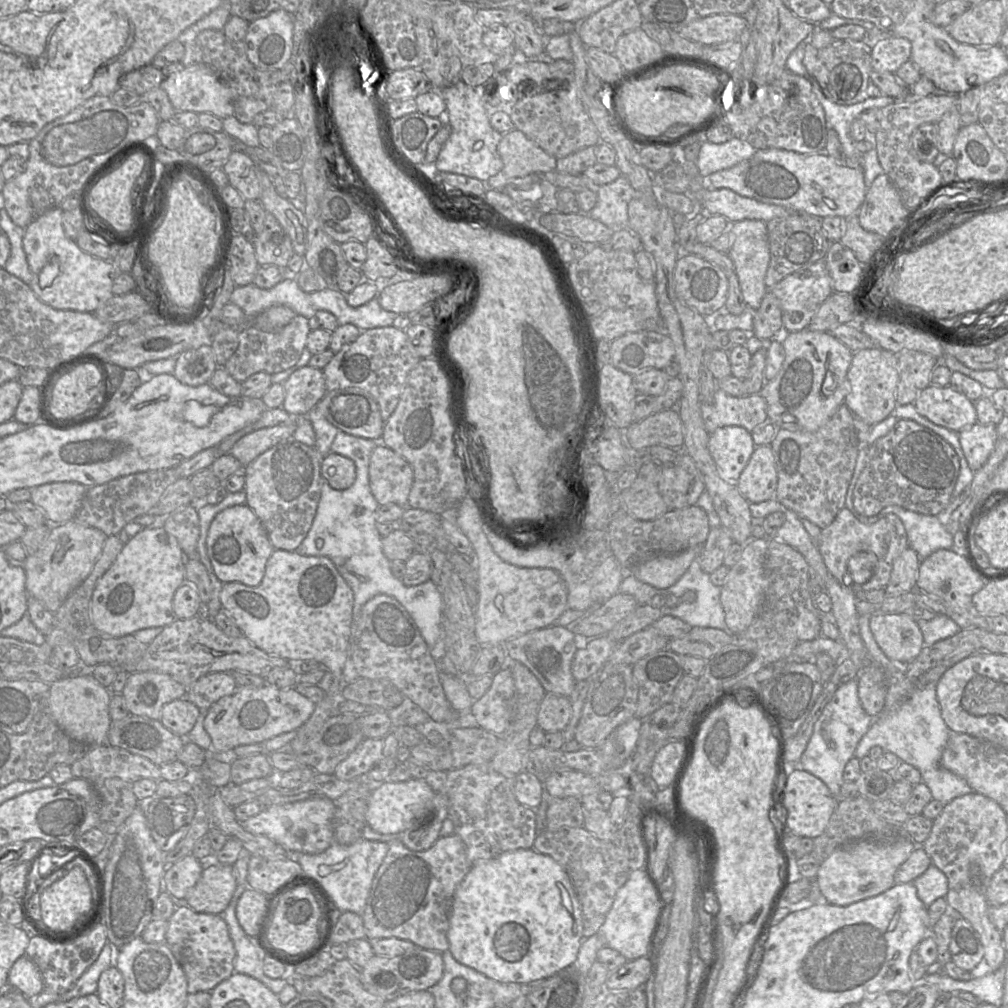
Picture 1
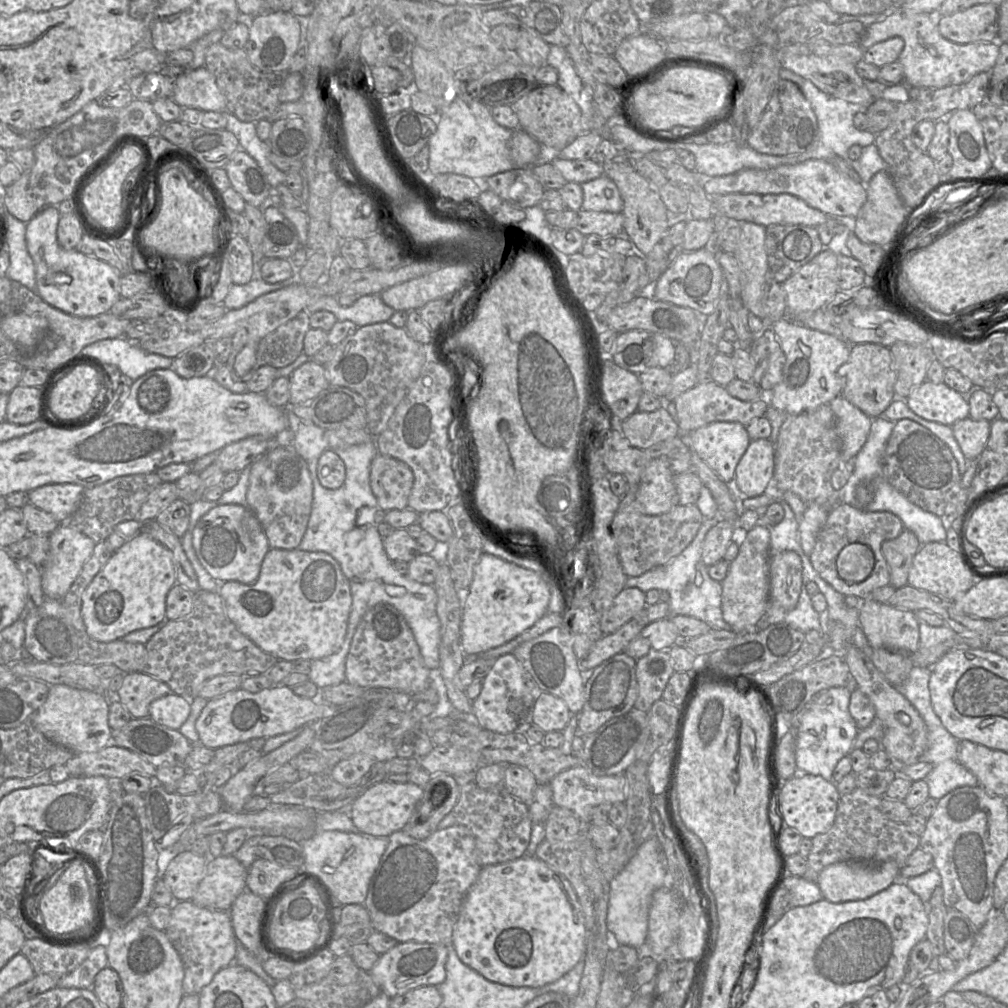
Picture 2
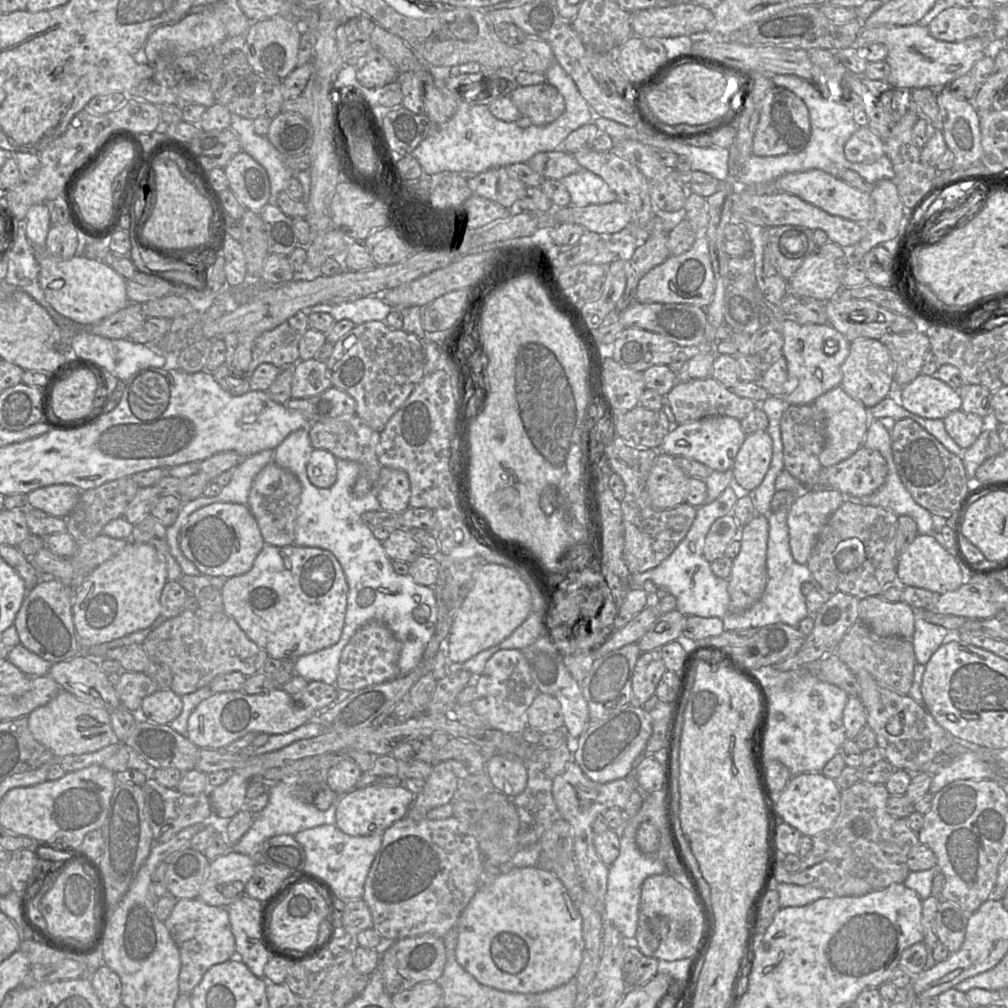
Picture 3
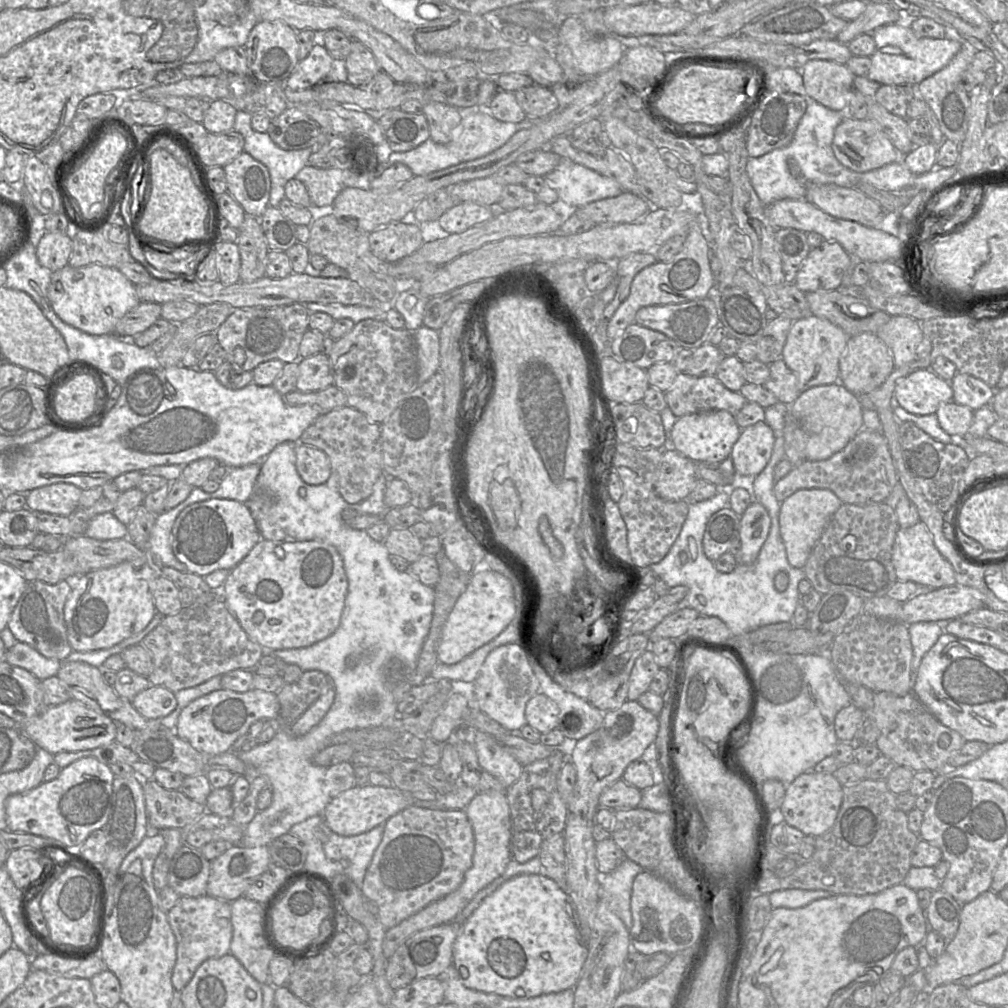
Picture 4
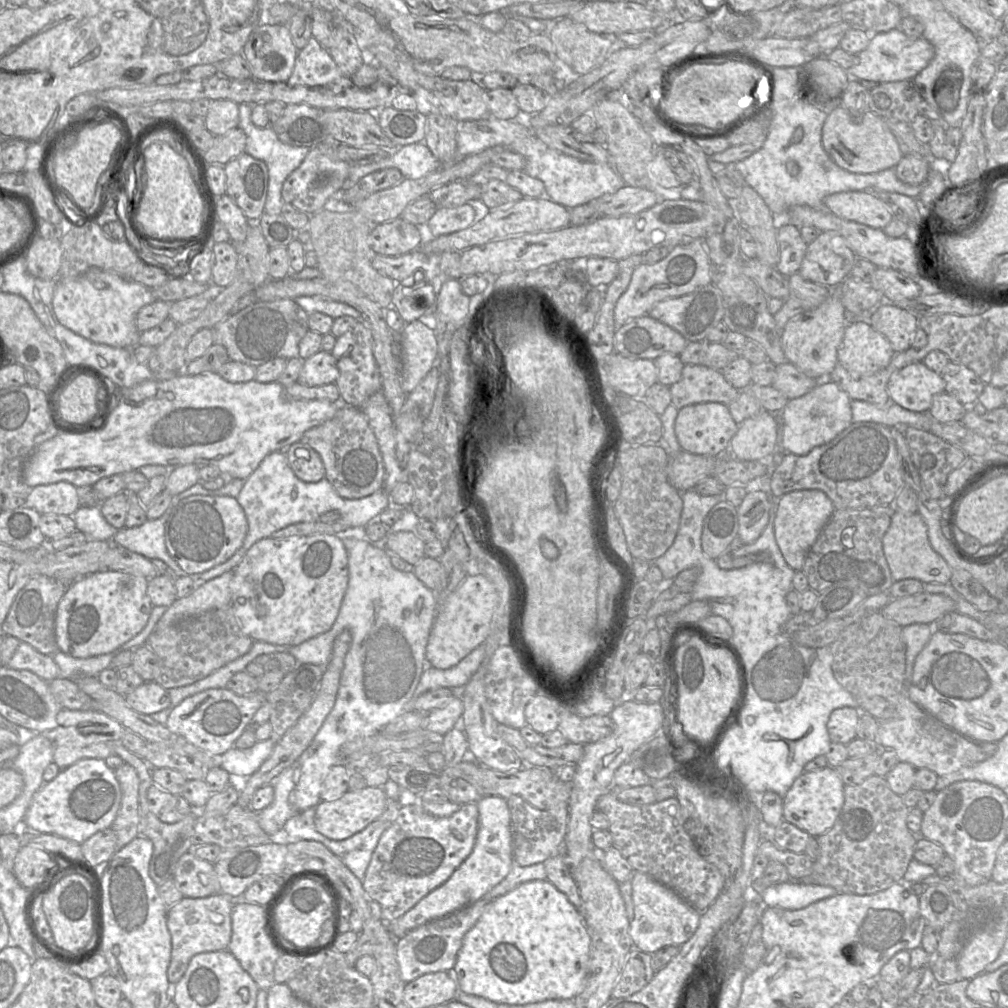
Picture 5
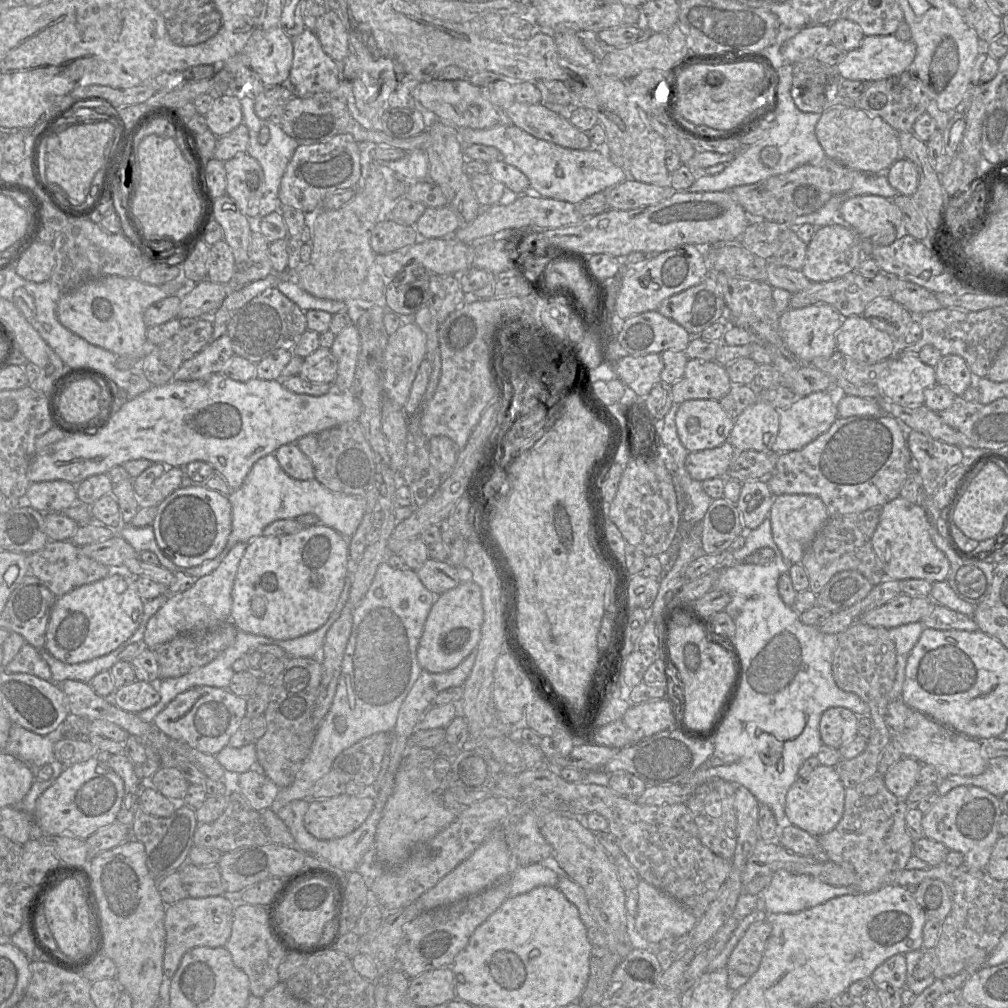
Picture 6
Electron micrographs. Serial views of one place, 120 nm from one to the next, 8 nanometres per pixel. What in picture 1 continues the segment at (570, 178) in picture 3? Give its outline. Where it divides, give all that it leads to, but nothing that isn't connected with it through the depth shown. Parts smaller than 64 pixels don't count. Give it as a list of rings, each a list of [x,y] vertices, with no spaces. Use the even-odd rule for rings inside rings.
[[[620,175],[613,182],[598,186],[595,192],[597,202],[589,216],[613,230],[627,227],[628,204],[637,196],[628,179]]]

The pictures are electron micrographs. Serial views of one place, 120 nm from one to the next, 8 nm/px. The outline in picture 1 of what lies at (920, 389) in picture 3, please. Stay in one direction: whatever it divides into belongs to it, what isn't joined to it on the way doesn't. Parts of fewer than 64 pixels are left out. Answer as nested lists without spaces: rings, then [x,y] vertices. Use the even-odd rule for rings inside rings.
[[[930,384],[918,394],[914,405],[922,416],[956,432],[977,422],[975,402],[950,385]]]

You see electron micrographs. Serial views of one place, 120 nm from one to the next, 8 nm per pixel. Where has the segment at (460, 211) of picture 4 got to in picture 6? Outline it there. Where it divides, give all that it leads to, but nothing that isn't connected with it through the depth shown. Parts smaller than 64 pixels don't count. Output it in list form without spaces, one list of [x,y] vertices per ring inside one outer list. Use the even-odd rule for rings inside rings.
[[[448,206],[428,208],[412,225],[425,239],[452,236],[460,227],[459,216]]]

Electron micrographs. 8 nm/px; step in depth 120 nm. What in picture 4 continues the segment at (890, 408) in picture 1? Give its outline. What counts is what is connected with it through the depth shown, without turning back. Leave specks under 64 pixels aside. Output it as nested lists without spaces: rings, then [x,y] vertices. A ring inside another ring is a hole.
[[[875,332],[849,336],[839,360],[839,381],[852,393],[866,396],[894,370],[893,356]]]

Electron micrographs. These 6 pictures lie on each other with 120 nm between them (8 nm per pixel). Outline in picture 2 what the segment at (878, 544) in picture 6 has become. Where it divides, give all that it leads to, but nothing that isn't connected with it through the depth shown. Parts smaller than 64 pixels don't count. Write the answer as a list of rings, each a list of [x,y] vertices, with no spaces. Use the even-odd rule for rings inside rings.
[[[945,542],[921,545],[913,558],[908,575],[908,585],[951,601],[967,592],[977,581],[978,579],[967,568],[960,553],[952,550]]]

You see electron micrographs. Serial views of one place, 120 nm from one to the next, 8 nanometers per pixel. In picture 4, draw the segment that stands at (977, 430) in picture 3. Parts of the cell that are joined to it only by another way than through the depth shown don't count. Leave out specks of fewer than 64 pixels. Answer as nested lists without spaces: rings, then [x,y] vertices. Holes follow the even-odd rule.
[[[951,400],[941,403],[935,414],[942,429],[954,438],[962,438],[967,435],[973,413],[970,407]]]

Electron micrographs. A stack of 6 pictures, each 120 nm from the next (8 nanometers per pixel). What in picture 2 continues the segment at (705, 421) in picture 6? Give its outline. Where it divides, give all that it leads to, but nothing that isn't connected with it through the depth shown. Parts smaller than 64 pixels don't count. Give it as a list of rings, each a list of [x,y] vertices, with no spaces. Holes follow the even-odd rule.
[[[713,422],[690,433],[681,433],[679,436],[659,442],[644,449],[644,452],[649,459],[654,459],[660,456],[667,456],[674,449],[691,448],[709,465],[721,480],[728,483],[734,479],[736,466],[747,450],[750,441],[746,426],[741,423]]]

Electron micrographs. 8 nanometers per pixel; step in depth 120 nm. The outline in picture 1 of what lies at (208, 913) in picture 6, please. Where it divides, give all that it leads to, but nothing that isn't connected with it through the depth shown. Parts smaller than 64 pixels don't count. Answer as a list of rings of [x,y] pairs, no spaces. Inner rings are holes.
[[[188,905],[178,907],[168,921],[165,943],[186,975],[188,994],[211,992],[235,972],[236,952],[221,915],[198,913]]]

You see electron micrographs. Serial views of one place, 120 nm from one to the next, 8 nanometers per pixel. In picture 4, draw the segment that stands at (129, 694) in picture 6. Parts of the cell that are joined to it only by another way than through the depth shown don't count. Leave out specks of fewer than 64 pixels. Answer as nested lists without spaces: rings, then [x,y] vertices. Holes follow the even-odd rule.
[[[150,685],[132,700],[133,707],[148,720],[161,720],[177,706],[175,693],[165,687]]]

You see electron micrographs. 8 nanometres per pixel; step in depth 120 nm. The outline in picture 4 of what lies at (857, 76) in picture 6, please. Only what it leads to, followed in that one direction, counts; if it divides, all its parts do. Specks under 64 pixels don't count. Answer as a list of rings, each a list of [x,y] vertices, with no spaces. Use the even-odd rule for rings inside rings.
[[[896,22],[875,29],[872,33],[876,49],[870,57],[871,66],[866,77],[887,85],[917,85],[927,77],[944,68],[959,52],[963,43],[957,37],[927,38],[917,37],[906,22]]]

